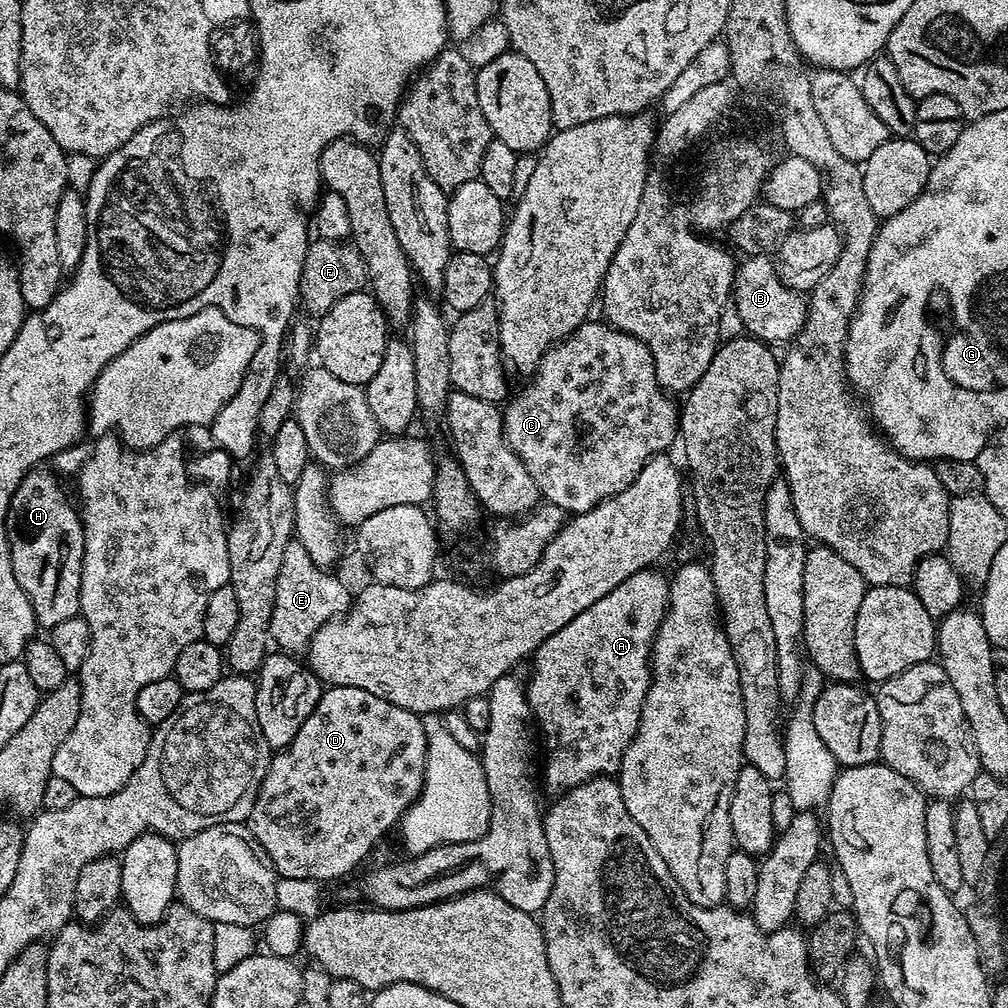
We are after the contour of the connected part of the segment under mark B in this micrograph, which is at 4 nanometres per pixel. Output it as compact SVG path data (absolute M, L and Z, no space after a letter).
M753 255L739 261L734 285L734 305L738 314L742 314L747 335L755 336L769 346L784 346L795 340L802 330L808 317L808 305L801 293L784 285L777 265L768 260L767 255Z

